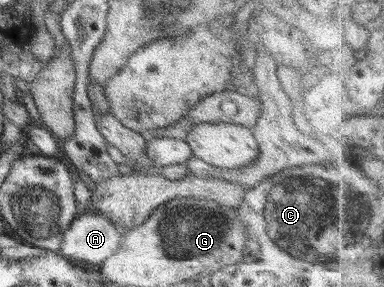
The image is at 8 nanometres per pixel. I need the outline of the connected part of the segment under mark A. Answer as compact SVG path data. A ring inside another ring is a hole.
M80 212L65 230L58 252L71 260L100 266L119 250L121 239L121 231L107 217Z

